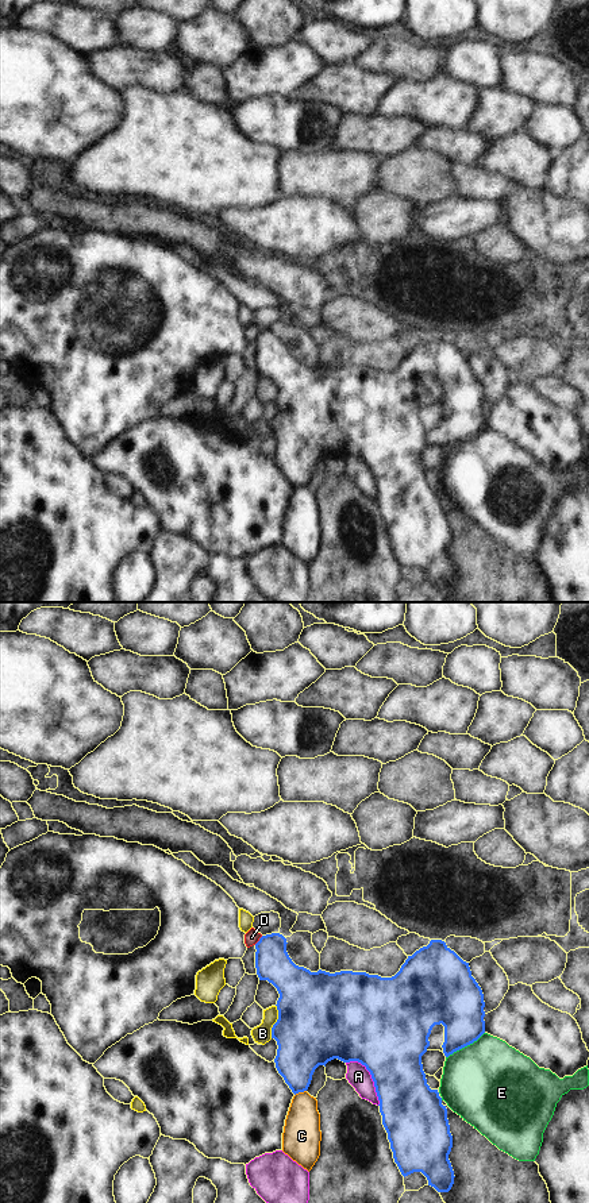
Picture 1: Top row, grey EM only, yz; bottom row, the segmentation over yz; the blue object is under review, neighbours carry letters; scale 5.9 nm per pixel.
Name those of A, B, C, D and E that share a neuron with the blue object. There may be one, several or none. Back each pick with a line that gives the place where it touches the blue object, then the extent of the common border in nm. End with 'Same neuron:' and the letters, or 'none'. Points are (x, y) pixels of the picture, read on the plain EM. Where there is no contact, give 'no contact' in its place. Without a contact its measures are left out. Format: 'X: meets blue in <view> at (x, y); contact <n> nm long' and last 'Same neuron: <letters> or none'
Same neuron: none

